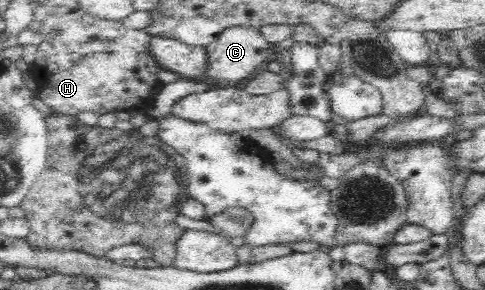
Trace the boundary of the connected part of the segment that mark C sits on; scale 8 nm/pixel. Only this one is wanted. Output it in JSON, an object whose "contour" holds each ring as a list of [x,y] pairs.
{"contour":[[[234,27],[224,31],[218,40],[206,47],[205,76],[212,81],[219,81],[218,86],[236,85],[239,81],[254,75],[256,69],[265,66],[266,62],[274,58],[272,47],[258,30],[246,27]]]}

